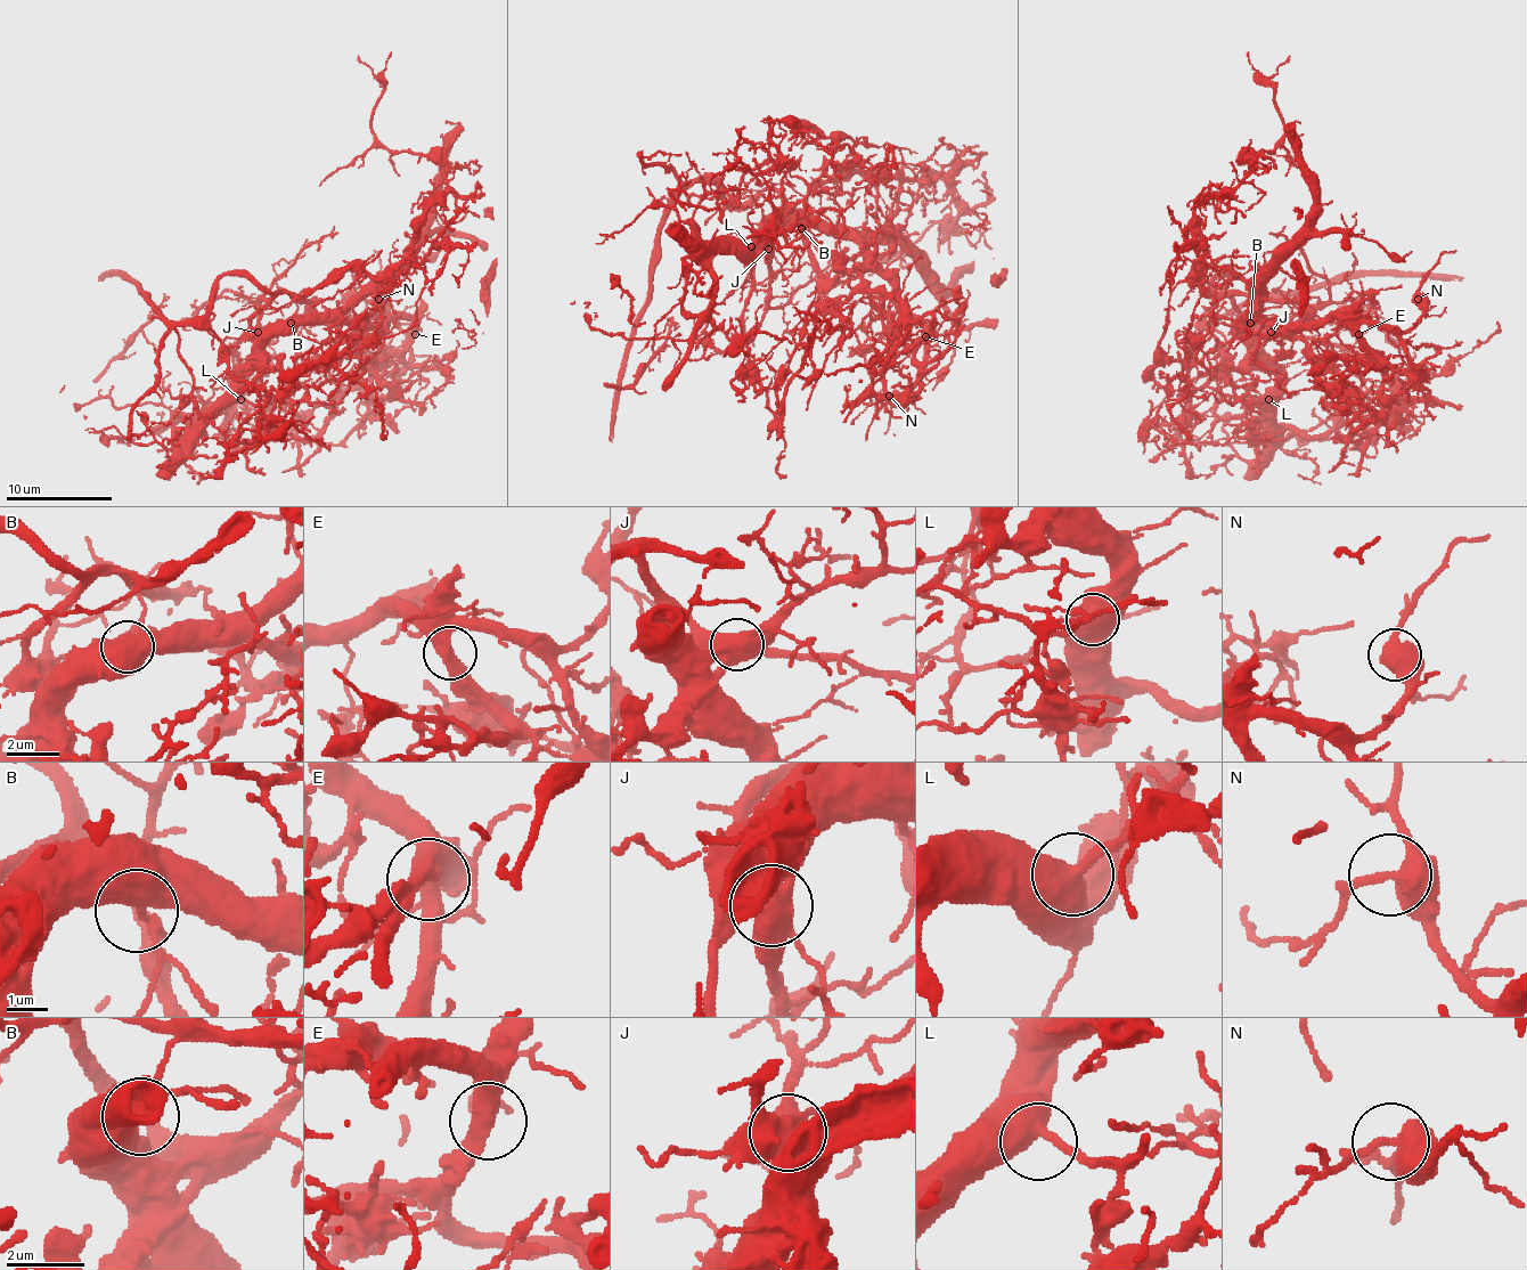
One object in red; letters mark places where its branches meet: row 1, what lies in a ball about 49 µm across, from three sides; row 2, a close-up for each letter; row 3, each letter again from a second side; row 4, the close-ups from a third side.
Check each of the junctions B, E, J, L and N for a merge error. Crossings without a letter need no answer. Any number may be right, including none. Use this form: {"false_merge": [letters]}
{"false_merge": ["E", "J"]}

